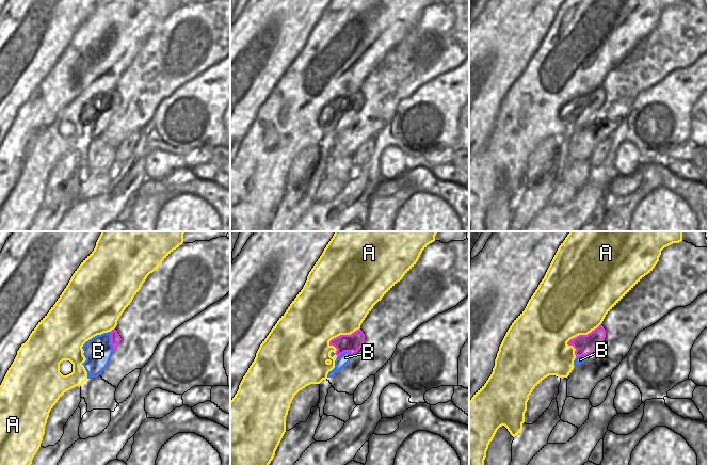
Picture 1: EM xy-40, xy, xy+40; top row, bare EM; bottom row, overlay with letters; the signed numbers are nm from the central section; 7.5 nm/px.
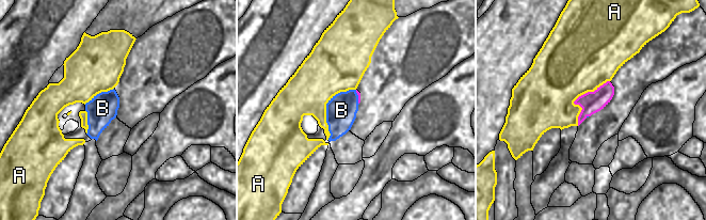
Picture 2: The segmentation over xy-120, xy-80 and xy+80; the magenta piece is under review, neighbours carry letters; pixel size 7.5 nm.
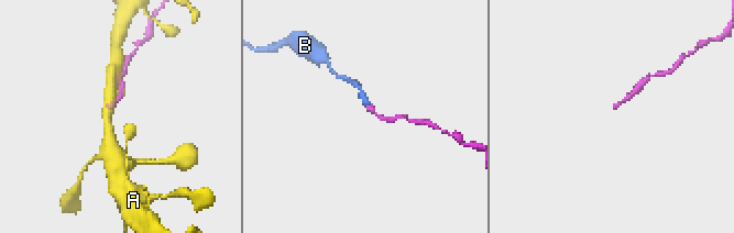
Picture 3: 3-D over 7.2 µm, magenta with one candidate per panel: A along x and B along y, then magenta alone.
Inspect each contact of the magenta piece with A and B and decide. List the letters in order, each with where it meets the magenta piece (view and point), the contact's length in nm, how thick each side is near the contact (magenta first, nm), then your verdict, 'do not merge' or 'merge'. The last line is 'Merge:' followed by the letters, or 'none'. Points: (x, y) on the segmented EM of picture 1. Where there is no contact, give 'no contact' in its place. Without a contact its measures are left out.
A: xy+40 (575, 337) | 340 nm | 150/480 nm | do not merge
B: xy-40 (111, 341) | 150 nm | 80/220 nm | merge
Merge: B

